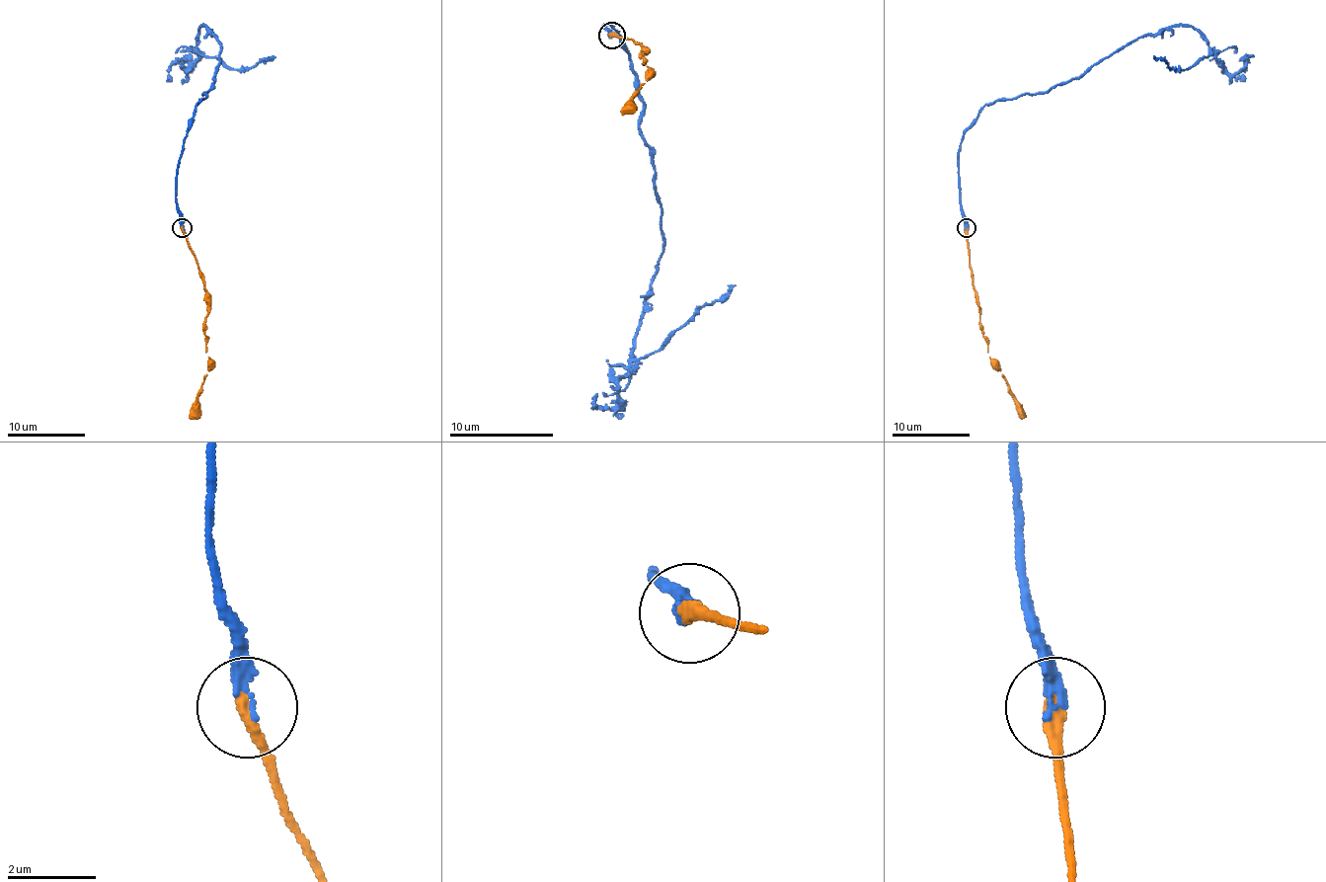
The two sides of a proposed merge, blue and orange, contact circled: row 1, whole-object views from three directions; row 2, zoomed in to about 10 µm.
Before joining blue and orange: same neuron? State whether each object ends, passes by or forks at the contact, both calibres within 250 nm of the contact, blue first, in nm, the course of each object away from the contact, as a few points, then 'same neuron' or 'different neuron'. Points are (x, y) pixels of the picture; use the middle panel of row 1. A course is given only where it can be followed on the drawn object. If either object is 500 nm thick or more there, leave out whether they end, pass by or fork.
blue ends there; orange ends there; 320 nm thick on the blue side, 320 nm on the other; blue runs (612, 36), (601, 25), (617, 33), (644, 104), (638, 134), (664, 250), (630, 359), (735, 286); orange runs (612, 36), (641, 43), (646, 51), (641, 56), (646, 72), (641, 88), (620, 112); same neuron

